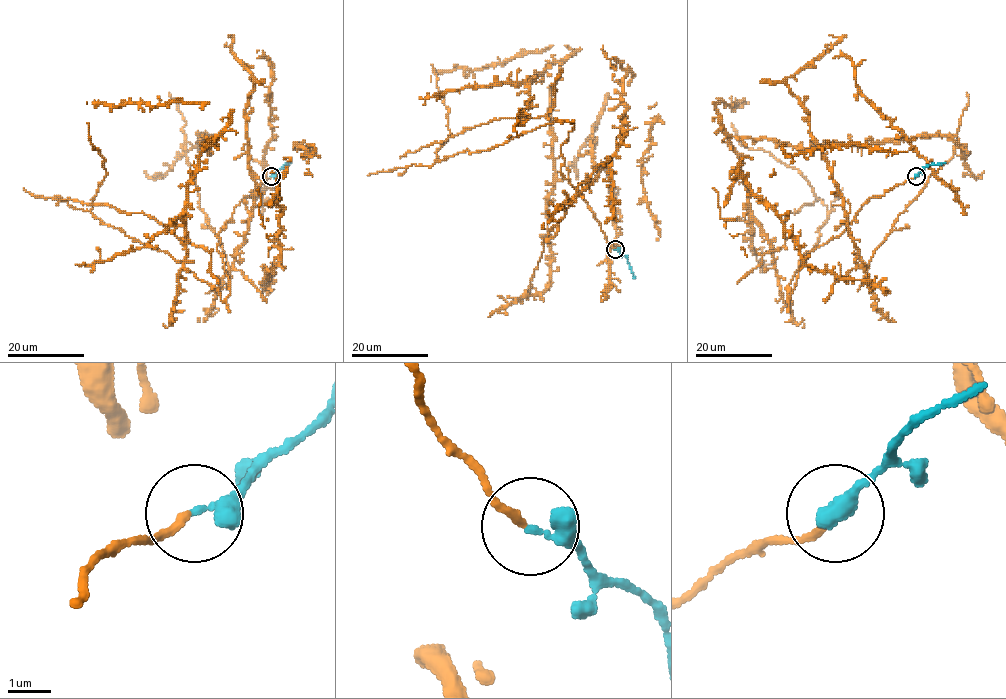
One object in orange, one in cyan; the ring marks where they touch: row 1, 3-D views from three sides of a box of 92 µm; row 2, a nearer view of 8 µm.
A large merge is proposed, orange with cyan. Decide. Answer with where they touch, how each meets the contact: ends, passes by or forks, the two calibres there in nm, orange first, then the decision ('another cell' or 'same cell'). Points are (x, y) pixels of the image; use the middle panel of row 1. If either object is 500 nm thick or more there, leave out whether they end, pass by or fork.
place (615, 249); orange ends; cyan passes by; calibres 170 and 240 nm; same cell

